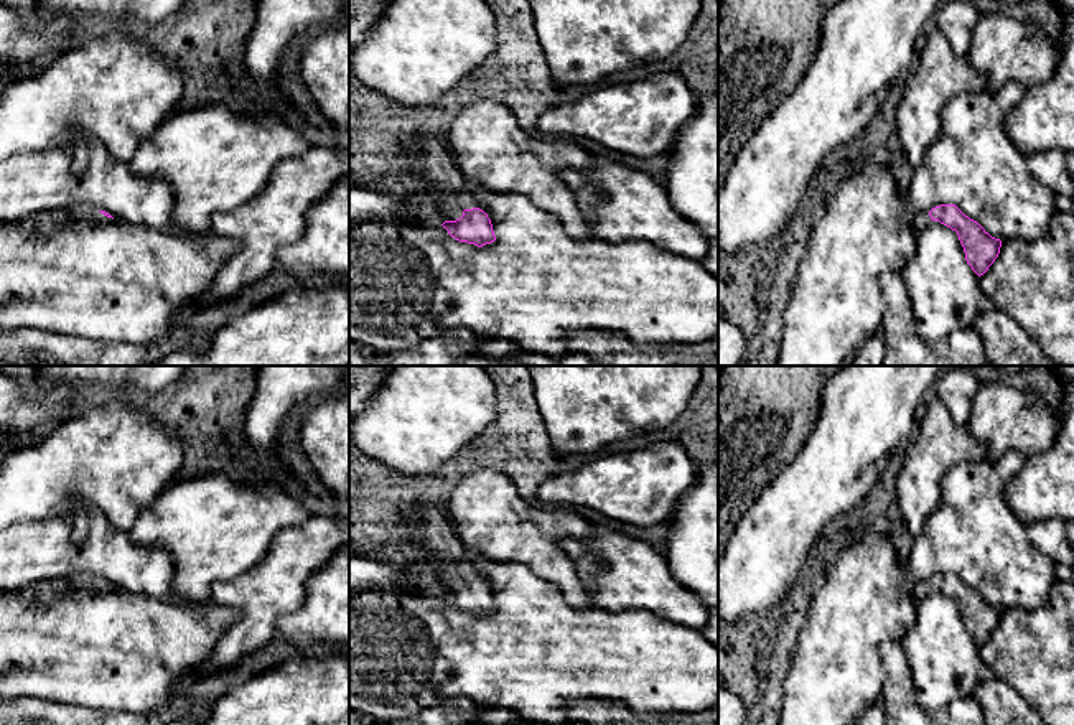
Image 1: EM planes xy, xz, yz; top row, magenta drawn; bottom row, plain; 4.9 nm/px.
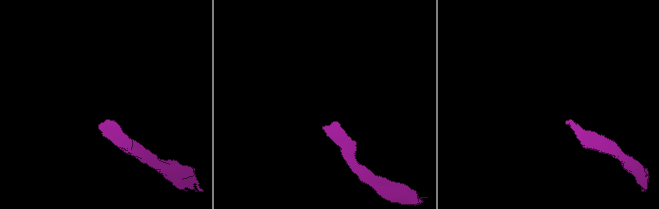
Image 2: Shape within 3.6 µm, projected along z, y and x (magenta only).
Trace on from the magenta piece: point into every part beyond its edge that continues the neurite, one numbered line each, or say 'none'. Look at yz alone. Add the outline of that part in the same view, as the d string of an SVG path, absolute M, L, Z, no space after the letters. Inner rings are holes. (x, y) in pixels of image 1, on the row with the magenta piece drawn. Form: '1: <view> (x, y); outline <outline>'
1: yz (918, 221); outline M929 213L909 214L911 227L919 232L931 222Z

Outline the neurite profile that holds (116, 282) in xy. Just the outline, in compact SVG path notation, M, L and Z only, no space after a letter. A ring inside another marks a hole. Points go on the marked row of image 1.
M35 218L0 222L0 330L38 328L102 343L133 343L145 348L168 341L180 326L175 318L214 287L217 270L237 252L239 244L221 236L176 237L124 221L58 226L49 237L33 229Z

